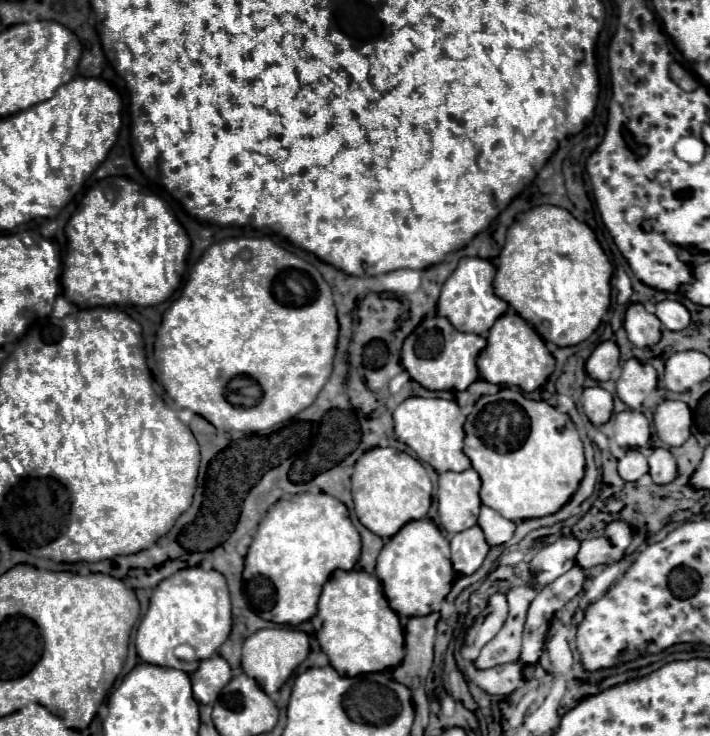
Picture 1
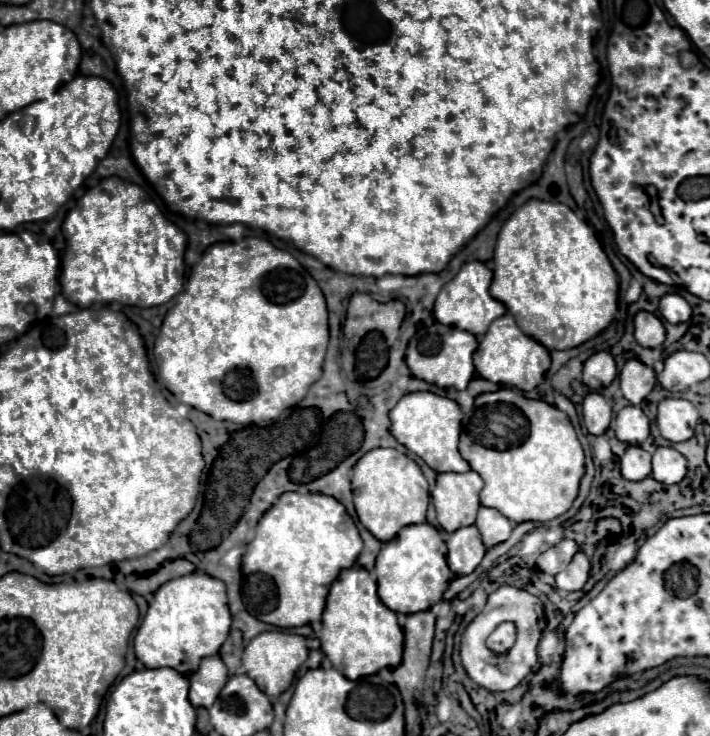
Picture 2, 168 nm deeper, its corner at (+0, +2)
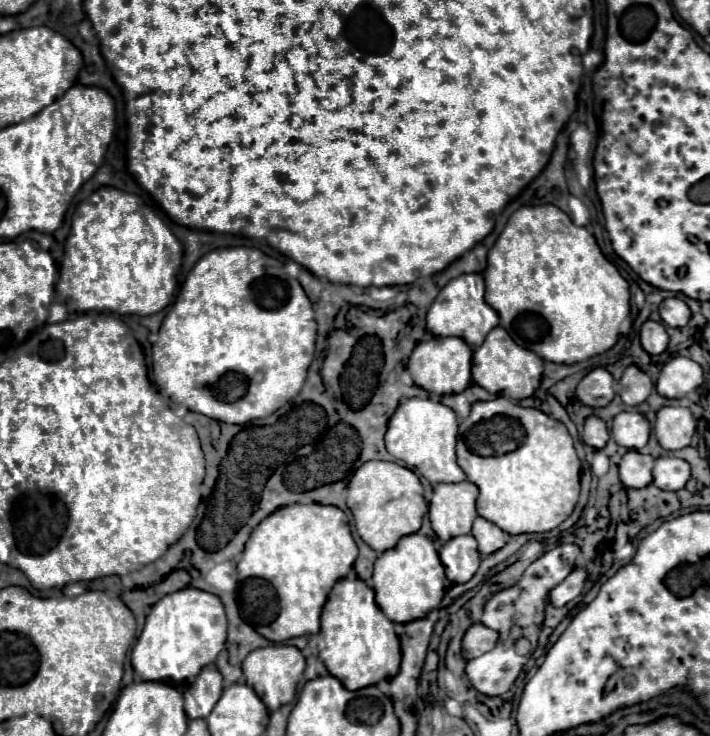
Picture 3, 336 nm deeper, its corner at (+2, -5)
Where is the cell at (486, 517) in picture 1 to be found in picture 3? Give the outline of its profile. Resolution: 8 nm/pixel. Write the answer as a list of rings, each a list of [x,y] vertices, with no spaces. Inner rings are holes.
[[[483,517],[475,519],[471,535],[477,539],[477,545],[479,545],[477,549],[479,549],[481,557],[487,557],[487,555],[495,553],[497,549],[501,549],[509,541],[509,535],[505,531],[501,531],[495,523],[491,523]]]

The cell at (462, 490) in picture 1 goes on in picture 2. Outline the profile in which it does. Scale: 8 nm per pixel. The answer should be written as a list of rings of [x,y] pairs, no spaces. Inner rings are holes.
[[[469,470],[465,474],[437,474],[437,486],[431,494],[437,520],[445,532],[455,532],[463,526],[475,524],[479,510],[479,492],[483,480],[477,472]]]

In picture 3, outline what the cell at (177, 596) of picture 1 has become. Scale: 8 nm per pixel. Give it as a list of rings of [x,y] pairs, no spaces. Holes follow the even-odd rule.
[[[185,587],[159,599],[131,651],[135,673],[143,681],[161,681],[173,687],[189,685],[205,665],[215,663],[227,639],[227,619],[217,595]]]

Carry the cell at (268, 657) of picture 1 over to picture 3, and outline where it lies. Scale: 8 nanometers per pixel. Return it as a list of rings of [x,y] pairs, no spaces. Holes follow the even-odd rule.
[[[271,645],[271,647],[255,649],[243,661],[243,673],[247,685],[251,685],[255,693],[259,693],[261,701],[269,707],[269,711],[275,711],[281,705],[293,701],[297,693],[297,683],[303,677],[303,669],[305,669],[305,659],[301,651],[291,645]]]

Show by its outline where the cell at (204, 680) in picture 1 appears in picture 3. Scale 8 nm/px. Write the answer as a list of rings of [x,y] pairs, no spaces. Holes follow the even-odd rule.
[[[209,665],[199,677],[183,691],[185,695],[185,715],[189,719],[205,719],[223,693],[223,677],[221,673]]]

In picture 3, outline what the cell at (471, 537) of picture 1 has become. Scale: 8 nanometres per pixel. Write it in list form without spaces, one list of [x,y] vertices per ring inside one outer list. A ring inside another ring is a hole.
[[[461,535],[447,541],[439,551],[445,575],[451,583],[467,583],[479,569],[481,555],[473,535]]]

